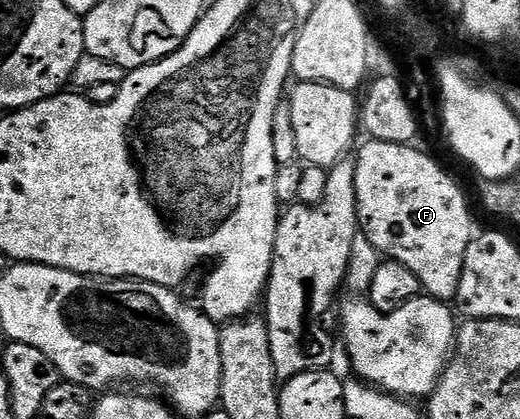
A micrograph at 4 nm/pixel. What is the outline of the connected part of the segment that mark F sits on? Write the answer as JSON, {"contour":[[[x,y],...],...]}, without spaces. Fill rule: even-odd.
{"contour":[[[374,140],[364,141],[364,146],[358,147],[359,154],[355,158],[355,171],[357,172],[357,212],[359,213],[359,229],[369,240],[369,244],[373,244],[373,248],[379,250],[380,255],[384,259],[400,262],[405,264],[405,268],[409,268],[409,272],[413,272],[413,276],[417,276],[417,280],[421,280],[424,291],[432,298],[440,300],[454,299],[457,292],[457,284],[461,280],[461,268],[465,264],[465,252],[469,248],[473,237],[473,229],[471,230],[471,210],[467,207],[467,198],[459,191],[459,186],[430,158],[427,154],[422,154],[419,150],[414,150],[414,145],[408,144],[389,144],[388,142],[376,142]]]}

